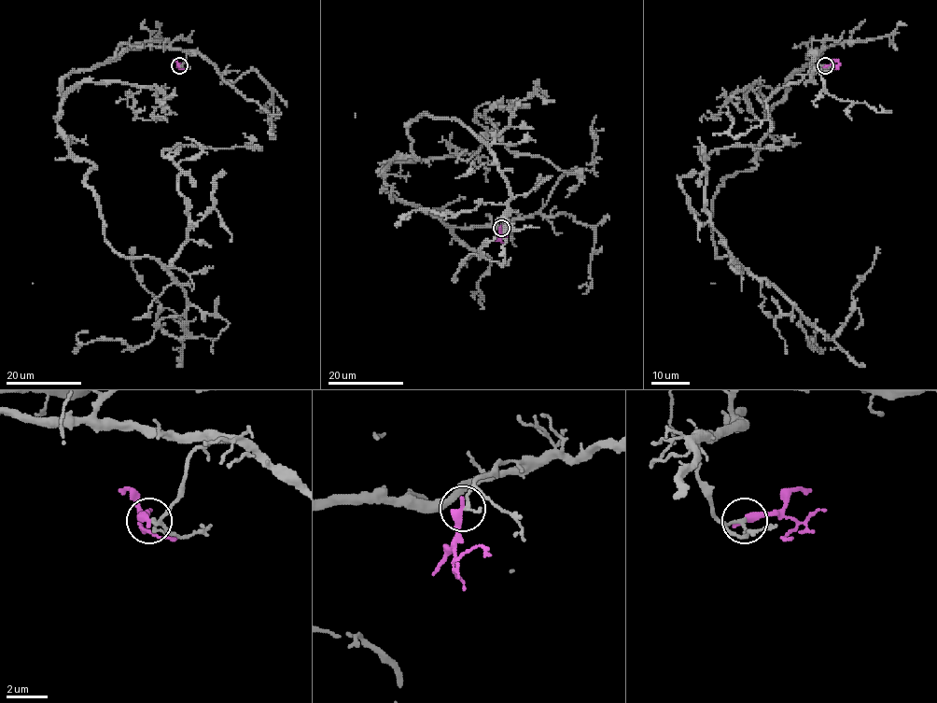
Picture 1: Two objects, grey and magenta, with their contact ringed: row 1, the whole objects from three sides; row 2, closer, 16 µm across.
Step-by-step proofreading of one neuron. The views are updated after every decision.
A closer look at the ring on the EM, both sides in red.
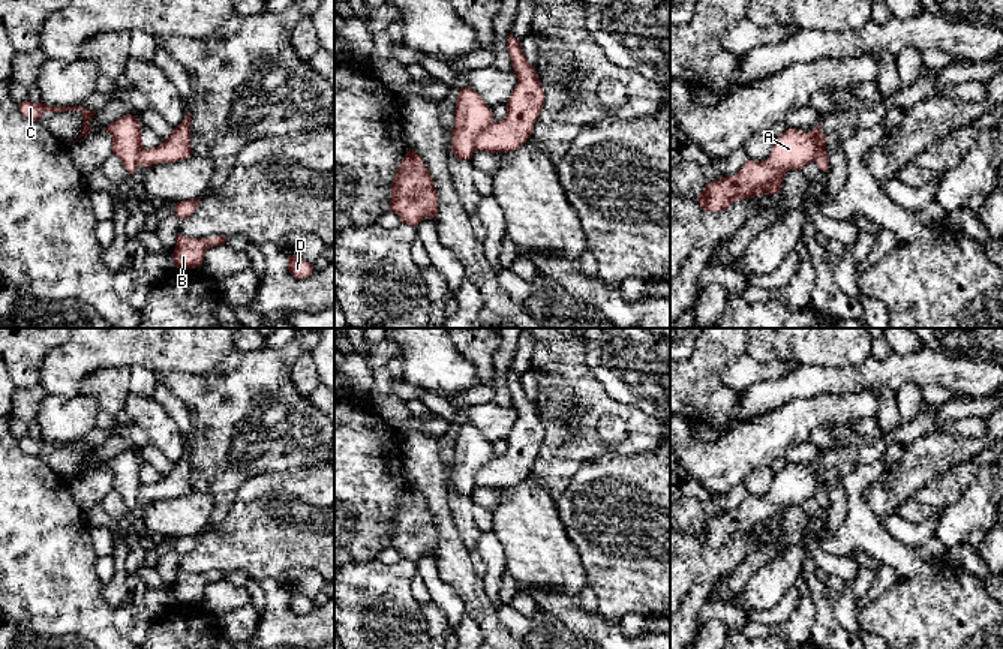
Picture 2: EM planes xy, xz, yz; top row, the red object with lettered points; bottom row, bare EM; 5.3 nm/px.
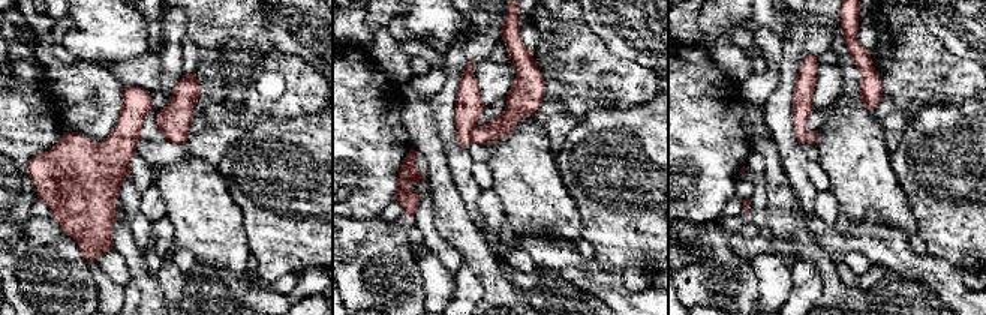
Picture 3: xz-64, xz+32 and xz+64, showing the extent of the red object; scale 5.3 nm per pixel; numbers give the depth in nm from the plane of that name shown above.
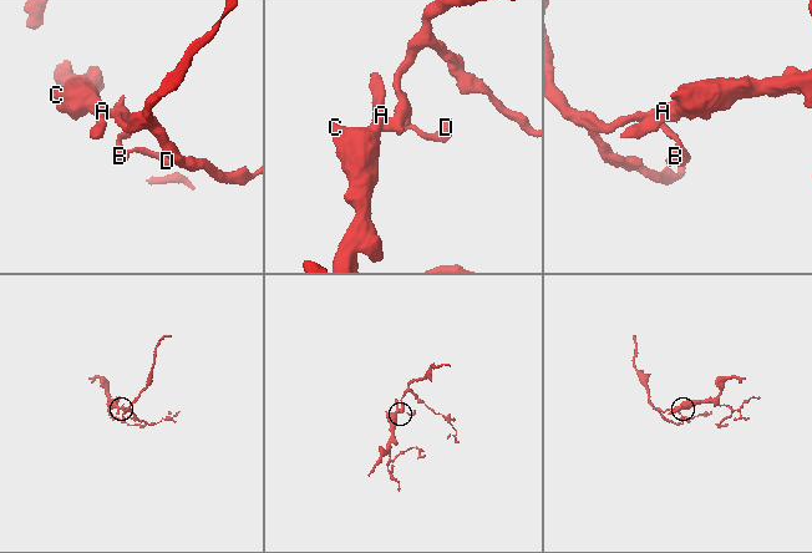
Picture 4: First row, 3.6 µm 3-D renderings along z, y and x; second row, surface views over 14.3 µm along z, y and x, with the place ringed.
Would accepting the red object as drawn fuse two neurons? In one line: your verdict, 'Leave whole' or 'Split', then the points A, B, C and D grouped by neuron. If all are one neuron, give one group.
Split. Groups: A C / B D

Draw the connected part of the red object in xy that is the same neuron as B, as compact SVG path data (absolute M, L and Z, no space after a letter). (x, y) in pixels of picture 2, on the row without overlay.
M177 570L177 579L171 594L177 604L196 604L202 601L205 586L219 580L225 580L226 573L189 574Z

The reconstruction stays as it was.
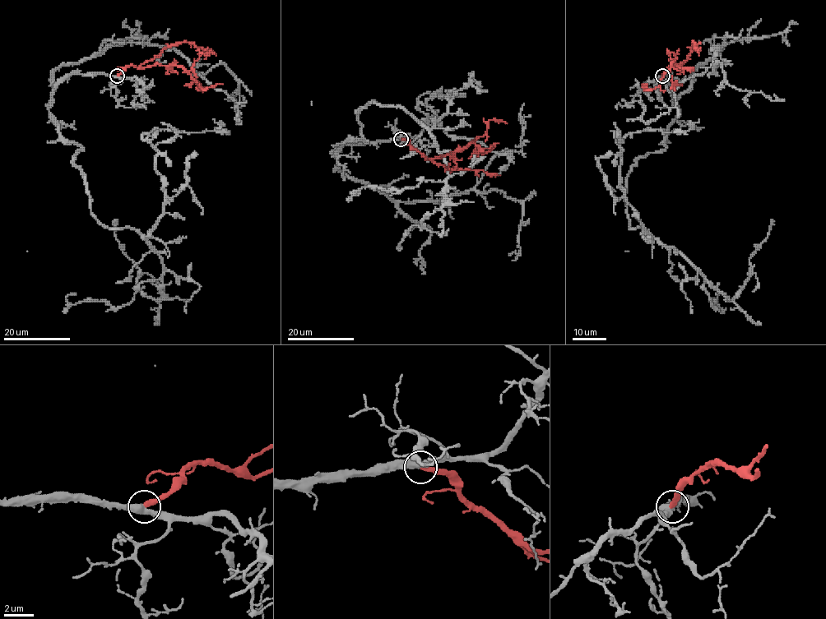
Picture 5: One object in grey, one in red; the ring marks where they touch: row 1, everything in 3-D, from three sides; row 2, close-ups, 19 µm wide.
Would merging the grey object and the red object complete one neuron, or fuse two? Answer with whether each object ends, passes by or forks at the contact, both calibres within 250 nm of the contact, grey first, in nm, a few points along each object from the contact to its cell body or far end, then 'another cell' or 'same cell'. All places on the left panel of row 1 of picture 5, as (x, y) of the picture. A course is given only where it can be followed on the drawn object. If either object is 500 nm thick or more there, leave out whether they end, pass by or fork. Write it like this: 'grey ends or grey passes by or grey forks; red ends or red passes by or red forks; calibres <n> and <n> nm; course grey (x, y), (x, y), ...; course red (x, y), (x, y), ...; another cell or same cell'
calibres 500 and 340 nm; course grey (116, 75), (67, 74), (48, 106), (109, 228), (149, 235), (162, 214), (143, 135), (225, 131), (213, 118); course red (117, 75), (127, 66), (143, 68), (156, 64), (181, 66), (203, 90), (223, 85); same cell

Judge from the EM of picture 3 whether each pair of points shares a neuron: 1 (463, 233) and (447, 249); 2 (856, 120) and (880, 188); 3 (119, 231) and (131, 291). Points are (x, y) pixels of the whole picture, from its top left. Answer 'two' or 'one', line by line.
1: two
2: one
3: two

